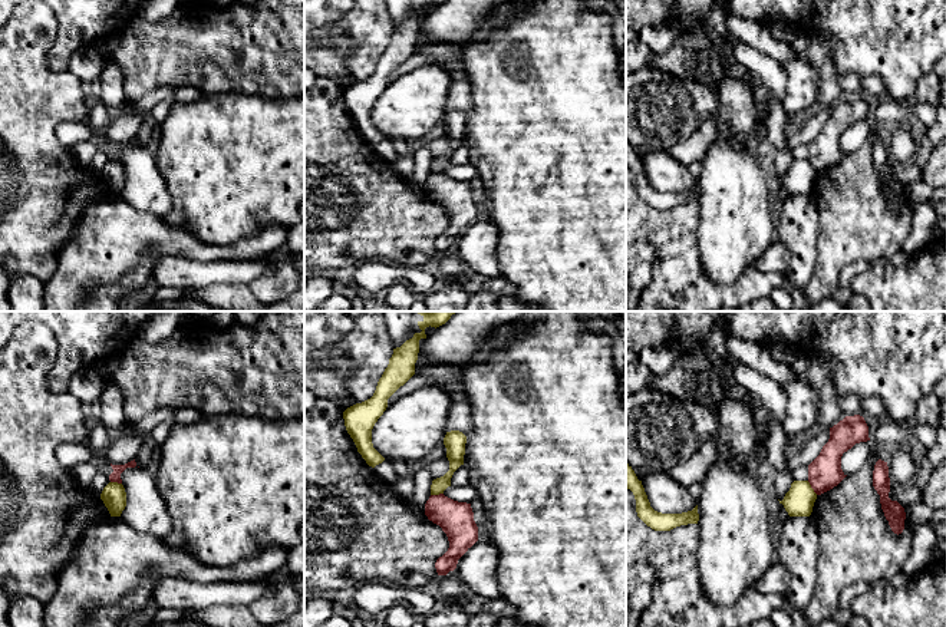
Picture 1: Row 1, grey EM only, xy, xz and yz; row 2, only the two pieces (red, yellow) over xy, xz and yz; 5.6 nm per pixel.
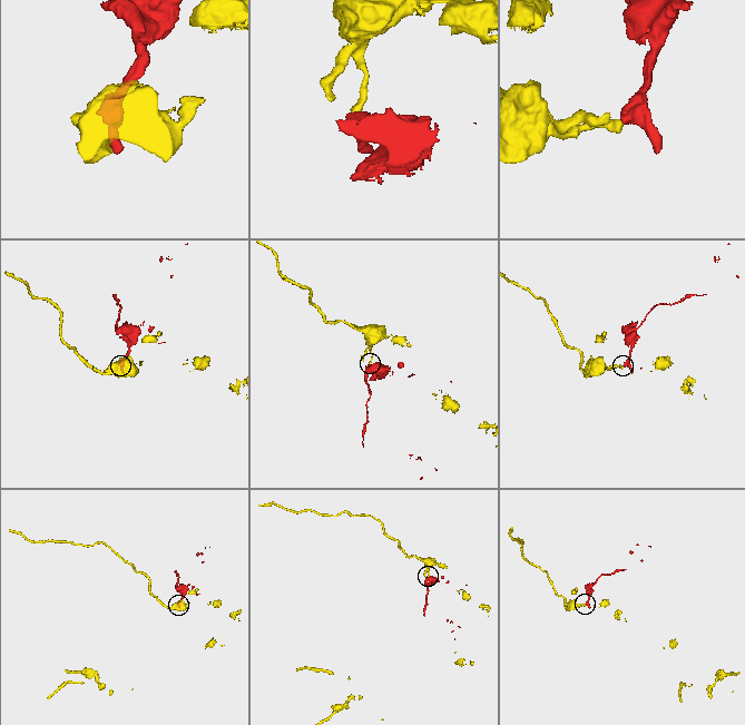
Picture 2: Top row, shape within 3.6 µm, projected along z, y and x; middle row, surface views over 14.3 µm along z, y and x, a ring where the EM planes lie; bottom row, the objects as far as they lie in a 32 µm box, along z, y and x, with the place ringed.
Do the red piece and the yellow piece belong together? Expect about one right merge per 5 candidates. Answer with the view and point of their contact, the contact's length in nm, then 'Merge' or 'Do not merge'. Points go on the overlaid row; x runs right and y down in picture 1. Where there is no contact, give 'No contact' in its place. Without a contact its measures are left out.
Touches red at yz (811, 487). Shared border 100 nm. Do not merge

